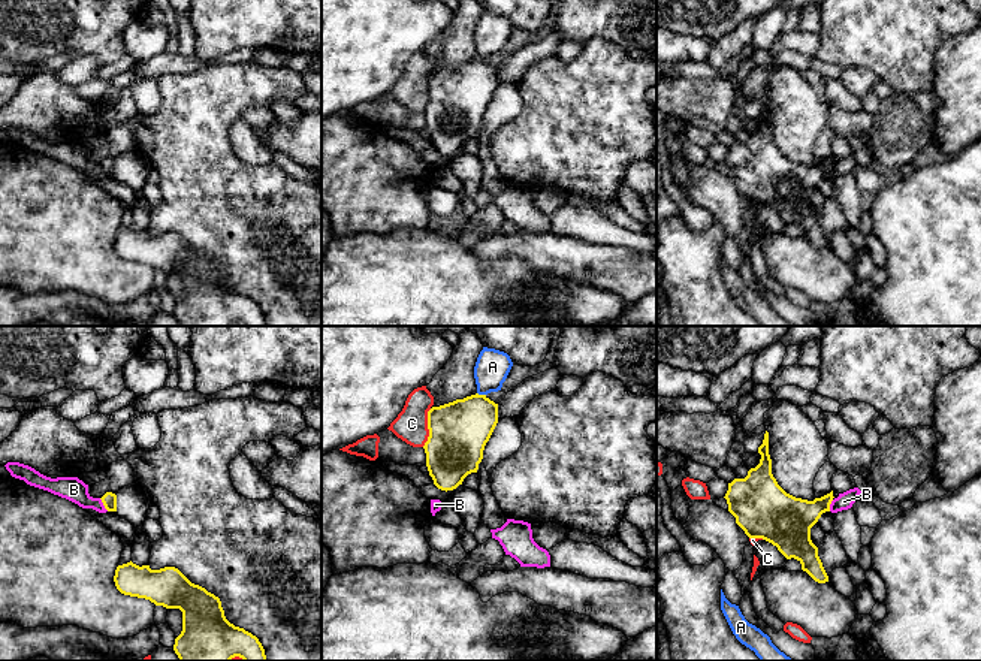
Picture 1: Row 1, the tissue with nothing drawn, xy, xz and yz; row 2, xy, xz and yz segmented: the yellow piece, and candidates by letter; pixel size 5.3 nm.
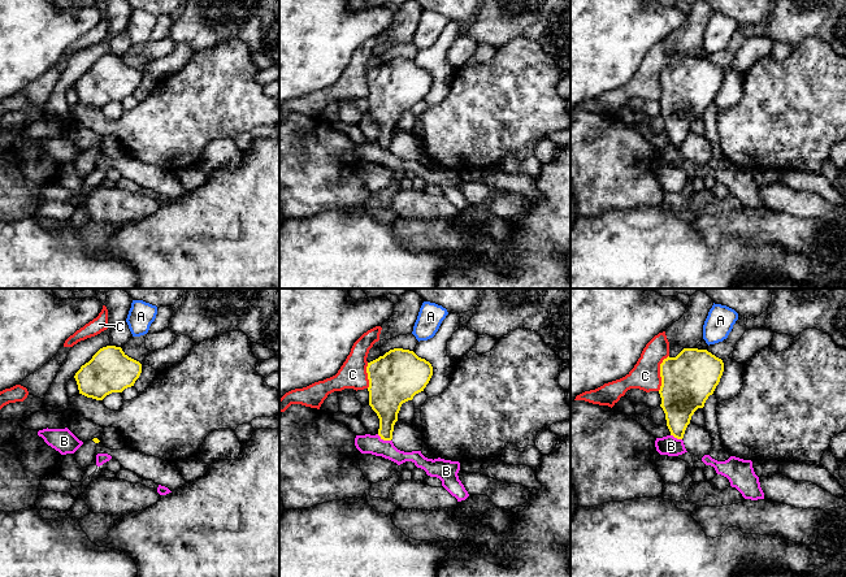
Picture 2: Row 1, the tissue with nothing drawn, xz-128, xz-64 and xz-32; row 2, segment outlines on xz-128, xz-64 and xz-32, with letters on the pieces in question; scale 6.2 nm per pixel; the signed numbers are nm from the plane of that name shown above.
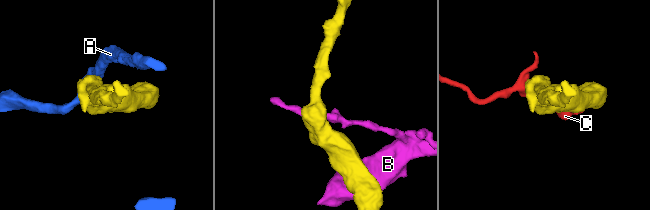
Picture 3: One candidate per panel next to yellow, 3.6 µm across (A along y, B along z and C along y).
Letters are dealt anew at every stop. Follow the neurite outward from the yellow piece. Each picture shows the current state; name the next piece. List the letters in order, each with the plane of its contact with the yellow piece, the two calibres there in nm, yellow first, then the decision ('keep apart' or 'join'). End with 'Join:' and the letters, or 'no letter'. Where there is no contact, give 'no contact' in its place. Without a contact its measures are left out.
A: contact in xz; calibres 320 and 190 nm; keep apart
B: contact in xy; calibres 80 and 130 nm; keep apart
C: contact in xz; calibres 320 and 180 nm; keep apart
Join: no letter

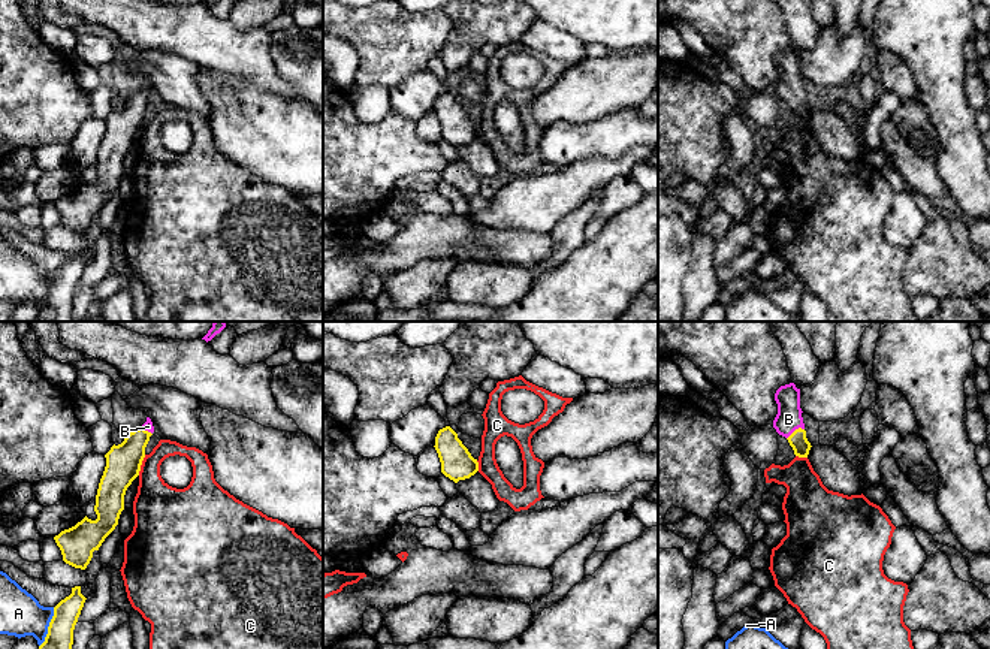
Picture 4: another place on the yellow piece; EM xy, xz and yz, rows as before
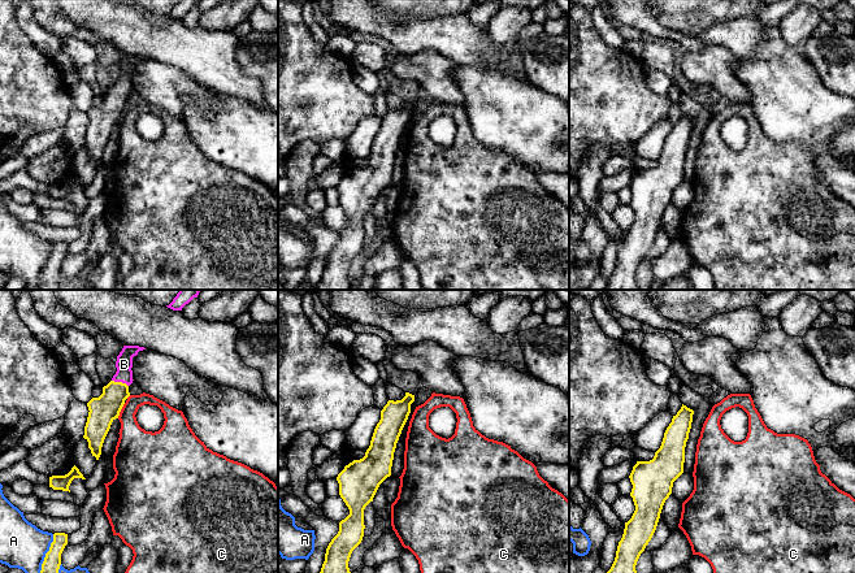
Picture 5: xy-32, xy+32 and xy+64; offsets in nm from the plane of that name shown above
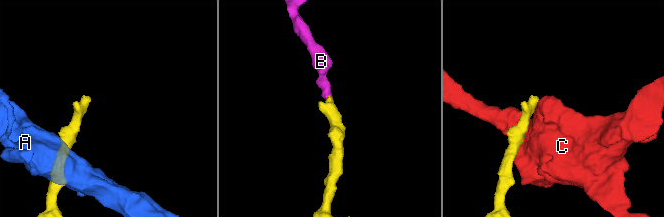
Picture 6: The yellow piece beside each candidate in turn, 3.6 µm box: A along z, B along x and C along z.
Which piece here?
A: contact in xy; calibres 140 and 220 nm; keep apart
B: contact in yz; calibres 100 and 140 nm; join
C: contact in xy; calibres 190 and 260 nm; keep apart
Join: B

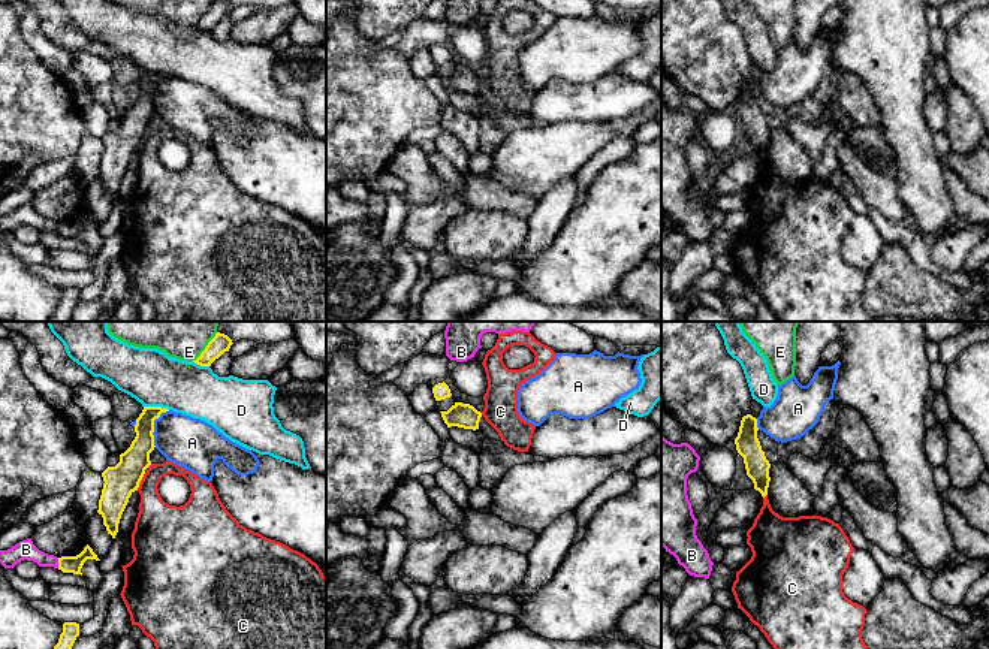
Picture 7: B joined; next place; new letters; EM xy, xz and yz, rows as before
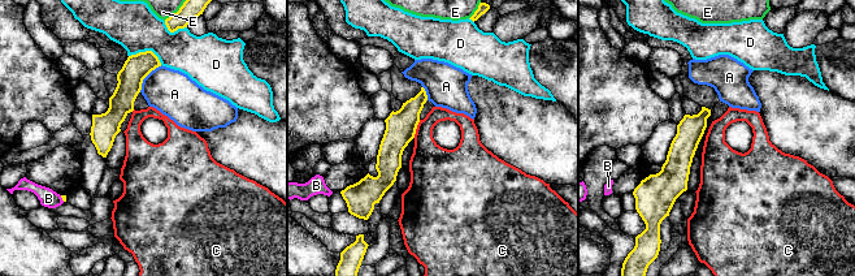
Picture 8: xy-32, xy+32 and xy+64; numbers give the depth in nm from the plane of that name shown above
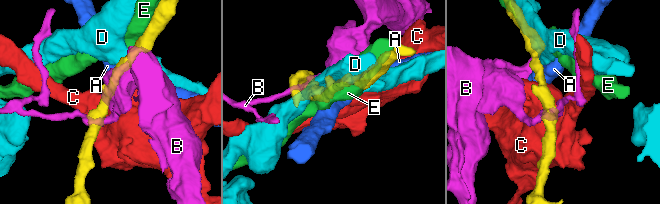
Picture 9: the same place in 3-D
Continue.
A: contact in xy; calibres 150 and 280 nm; keep apart
B: contact in xy; calibres 100 and 100 nm; keep apart
C: contact in xy; calibres 170 and 240 nm; keep apart
D: contact in xy; calibres 120 and 300 nm; keep apart
E: contact in xy; calibres 100 and 360 nm; keep apart
Join: no letter

